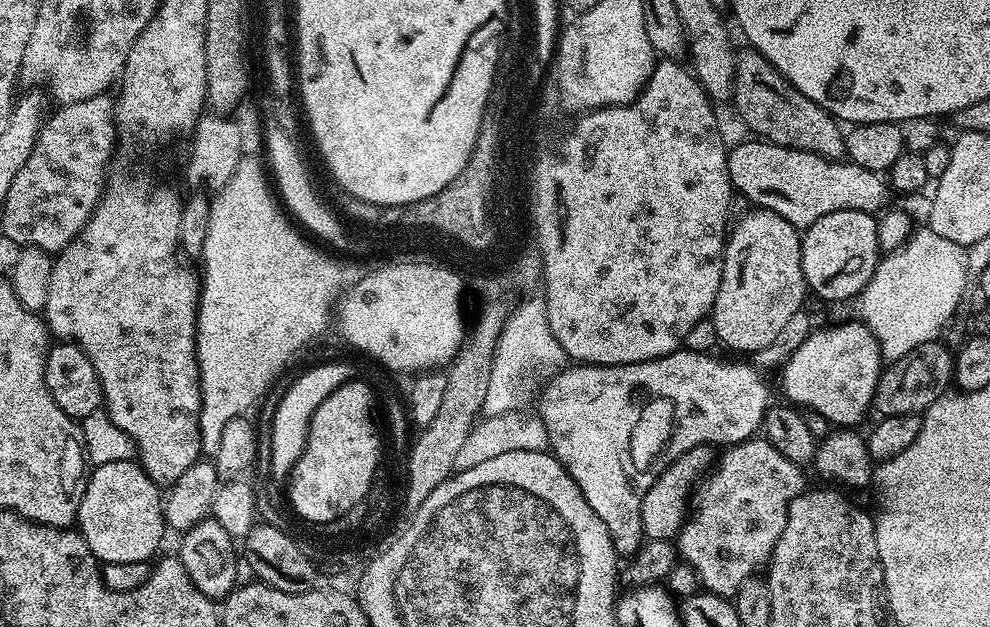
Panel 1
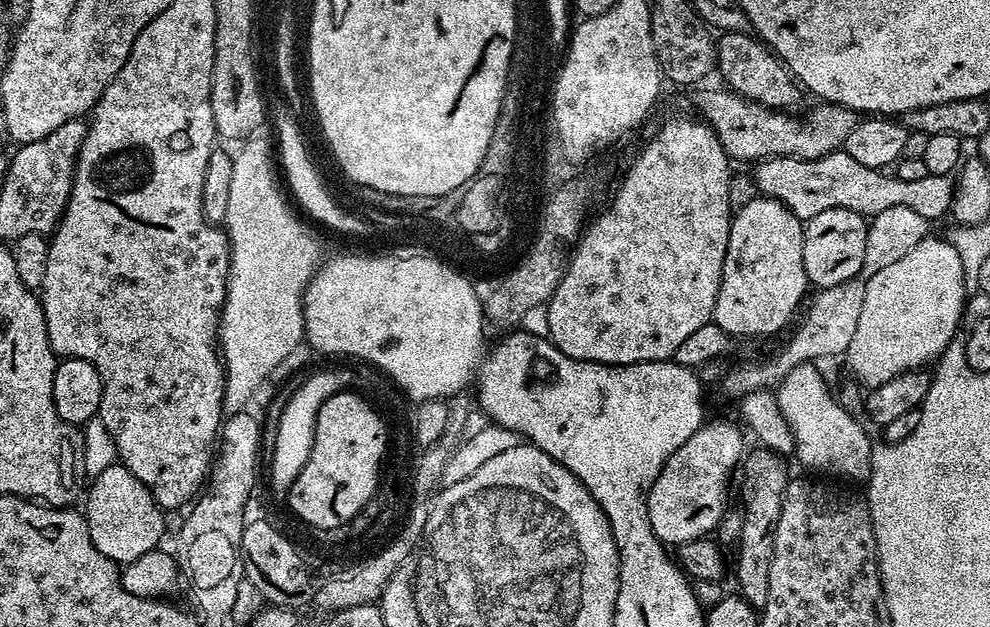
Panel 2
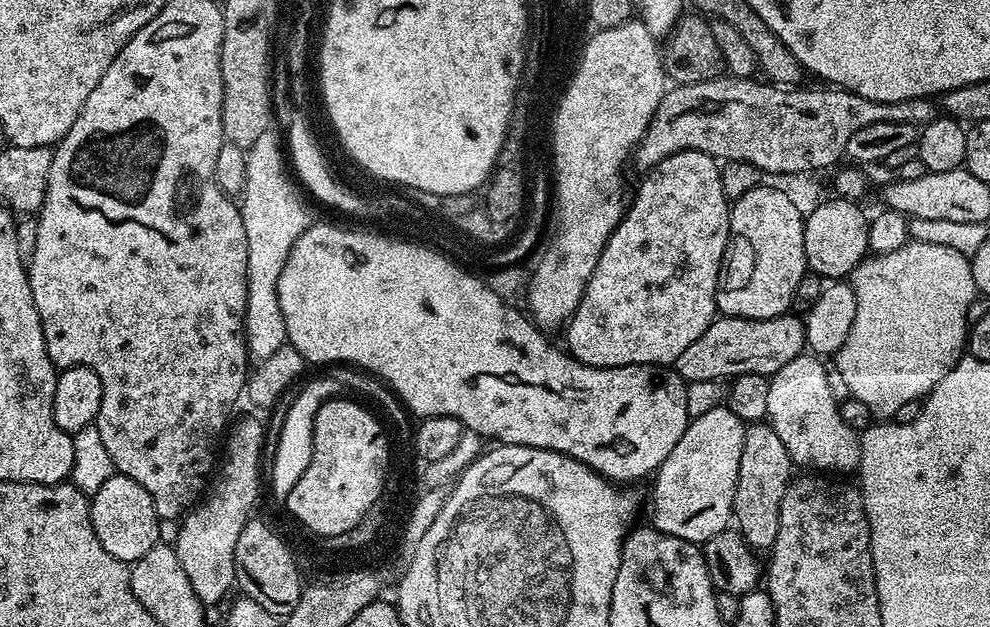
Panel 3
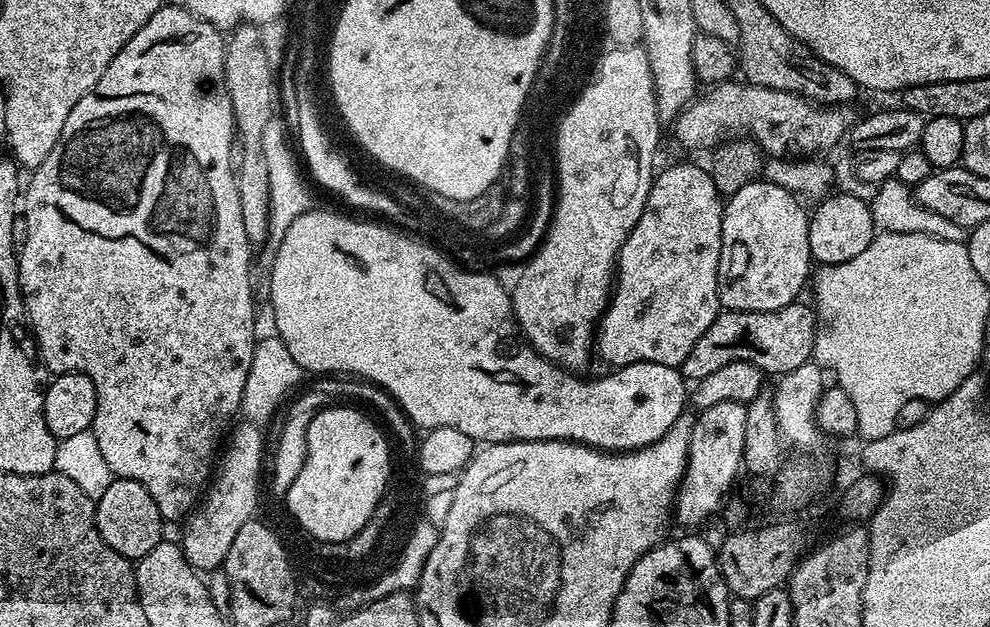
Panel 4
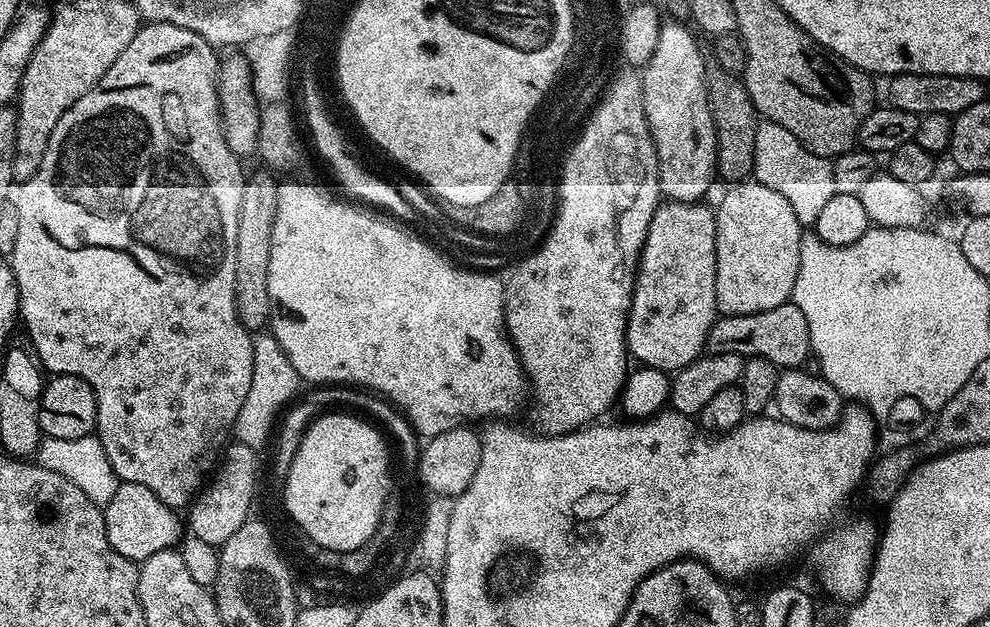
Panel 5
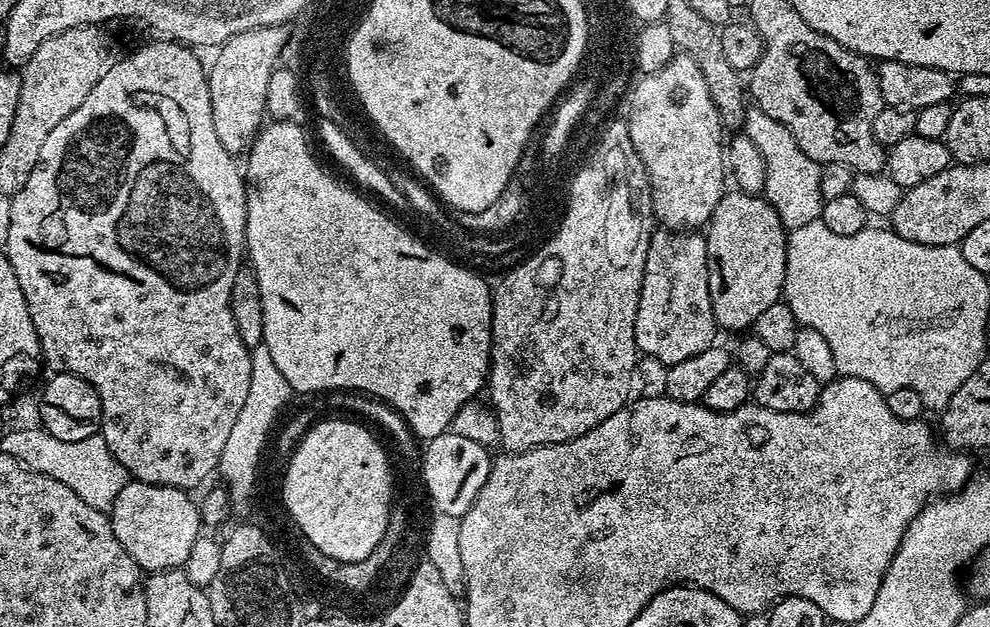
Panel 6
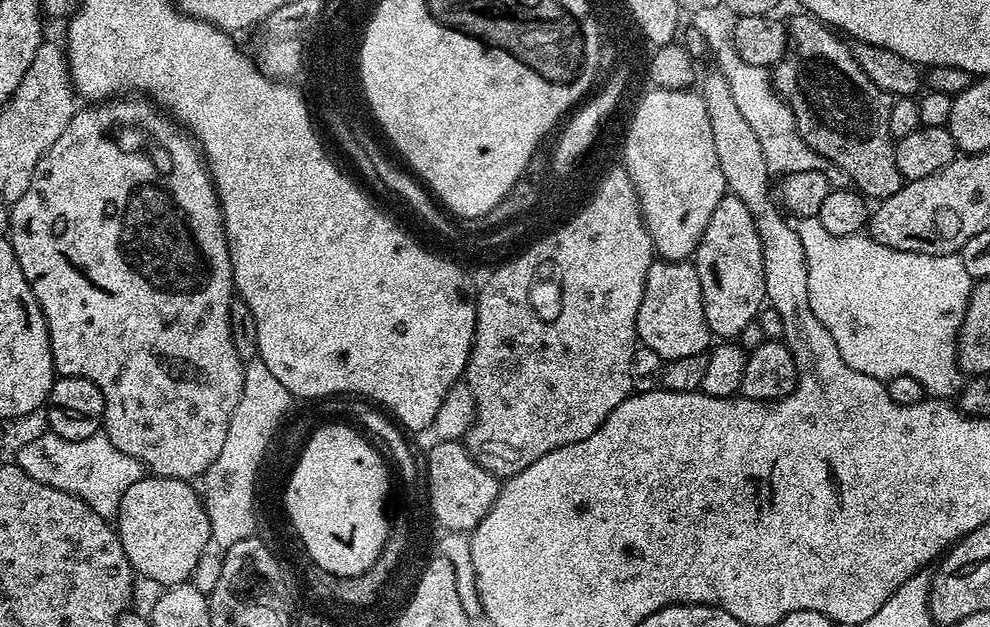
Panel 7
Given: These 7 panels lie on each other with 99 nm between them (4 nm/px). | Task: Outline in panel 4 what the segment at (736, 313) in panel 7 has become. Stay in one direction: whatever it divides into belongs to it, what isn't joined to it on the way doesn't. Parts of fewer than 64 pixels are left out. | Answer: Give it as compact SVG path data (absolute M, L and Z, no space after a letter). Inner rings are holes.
M759 178L727 197L722 218L718 294L729 312L778 310L793 303L814 268L808 233L809 213L793 193Z

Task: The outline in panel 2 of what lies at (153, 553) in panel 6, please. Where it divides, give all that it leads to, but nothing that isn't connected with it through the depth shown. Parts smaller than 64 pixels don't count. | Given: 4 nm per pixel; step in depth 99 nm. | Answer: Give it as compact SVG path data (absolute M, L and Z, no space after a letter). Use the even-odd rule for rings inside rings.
M117 462L102 470L102 474L91 477L90 483L92 485L89 488L87 485L86 488L88 501L82 505L82 511L84 519L88 521L94 546L98 546L98 550L102 550L106 558L123 566L134 562L134 558L142 558L142 554L161 547L165 513L150 494L148 487L138 482L138 478L130 474L130 470Z

